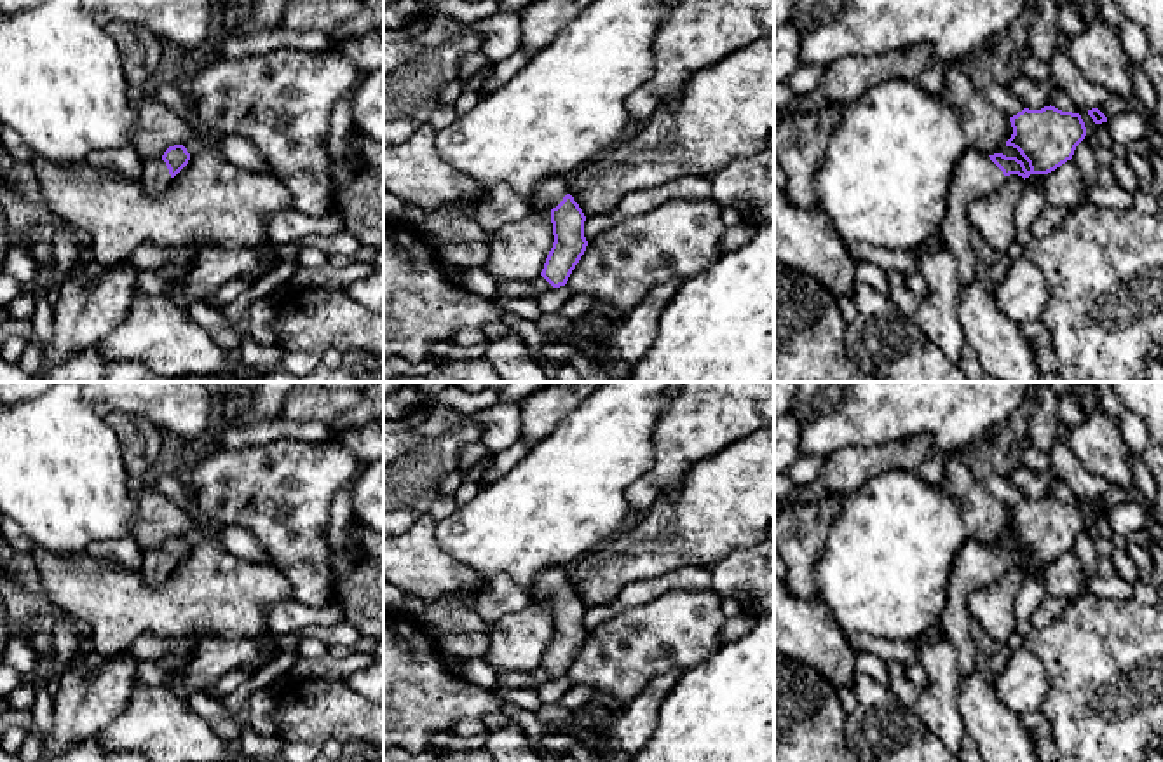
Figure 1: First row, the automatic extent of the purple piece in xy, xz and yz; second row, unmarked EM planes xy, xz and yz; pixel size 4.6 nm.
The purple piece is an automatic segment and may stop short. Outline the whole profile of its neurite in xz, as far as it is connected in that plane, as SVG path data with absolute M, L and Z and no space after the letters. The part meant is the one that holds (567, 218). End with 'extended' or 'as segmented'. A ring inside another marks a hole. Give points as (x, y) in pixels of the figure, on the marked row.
M563 176L542 180L532 195L539 214L549 213L554 242L541 276L553 286L565 286L572 270L586 251L586 216L568 194L570 183Z; extended

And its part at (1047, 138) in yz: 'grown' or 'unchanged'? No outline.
grown

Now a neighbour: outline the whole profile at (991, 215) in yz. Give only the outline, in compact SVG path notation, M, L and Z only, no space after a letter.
M1010 174L996 190L978 195L968 206L973 234L997 251L1008 251L1015 242L1015 208L1022 190L1024 178Z

